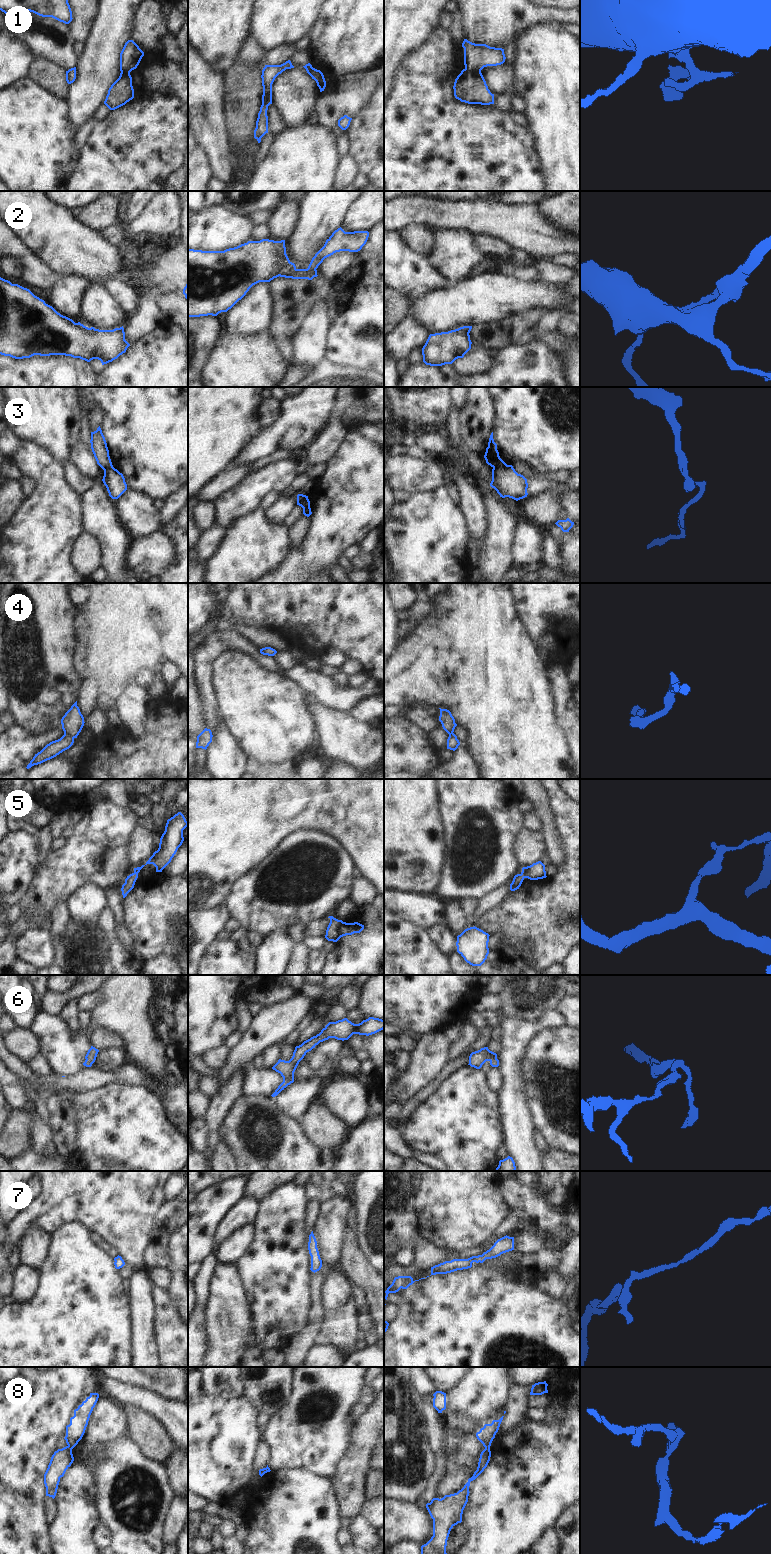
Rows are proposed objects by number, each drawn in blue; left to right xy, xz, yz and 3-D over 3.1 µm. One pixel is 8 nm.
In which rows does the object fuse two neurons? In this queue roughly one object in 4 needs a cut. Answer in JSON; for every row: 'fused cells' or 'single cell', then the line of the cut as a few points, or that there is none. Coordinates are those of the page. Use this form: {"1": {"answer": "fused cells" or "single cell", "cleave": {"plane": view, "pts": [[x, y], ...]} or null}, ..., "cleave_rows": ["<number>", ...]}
{"1": {"answer": "fused cells", "cleave": {"plane": "yz", "pts": [[465, 68], [471, 72], [480, 72]]}}, "2": {"answer": "fused cells", "cleave": {"plane": "xz", "pts": [[295, 268], [287, 265], [279, 275]]}}, "3": {"answer": "fused cells", "cleave": {"plane": "yz", "pts": [[506, 464], [500, 467], [493, 467]]}}, "4": {"answer": "single cell", "cleave": null}, "5": {"answer": "fused cells", "cleave": {"plane": "yz", "pts": [[521, 872], [525, 877]]}}, "6": {"answer": "single cell", "cleave": null}, "7": {"answer": "single cell", "cleave": null}, "8": {"answer": "fused cells", "cleave": {"plane": "yz", "pts": [[489, 1446], [485, 1448]]}}, "cleave_rows": ["1", "2", "3", "5", "8"]}

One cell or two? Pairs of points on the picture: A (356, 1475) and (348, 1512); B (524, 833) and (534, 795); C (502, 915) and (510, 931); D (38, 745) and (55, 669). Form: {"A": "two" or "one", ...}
{"A": "one", "B": "two", "C": "one", "D": "two"}

